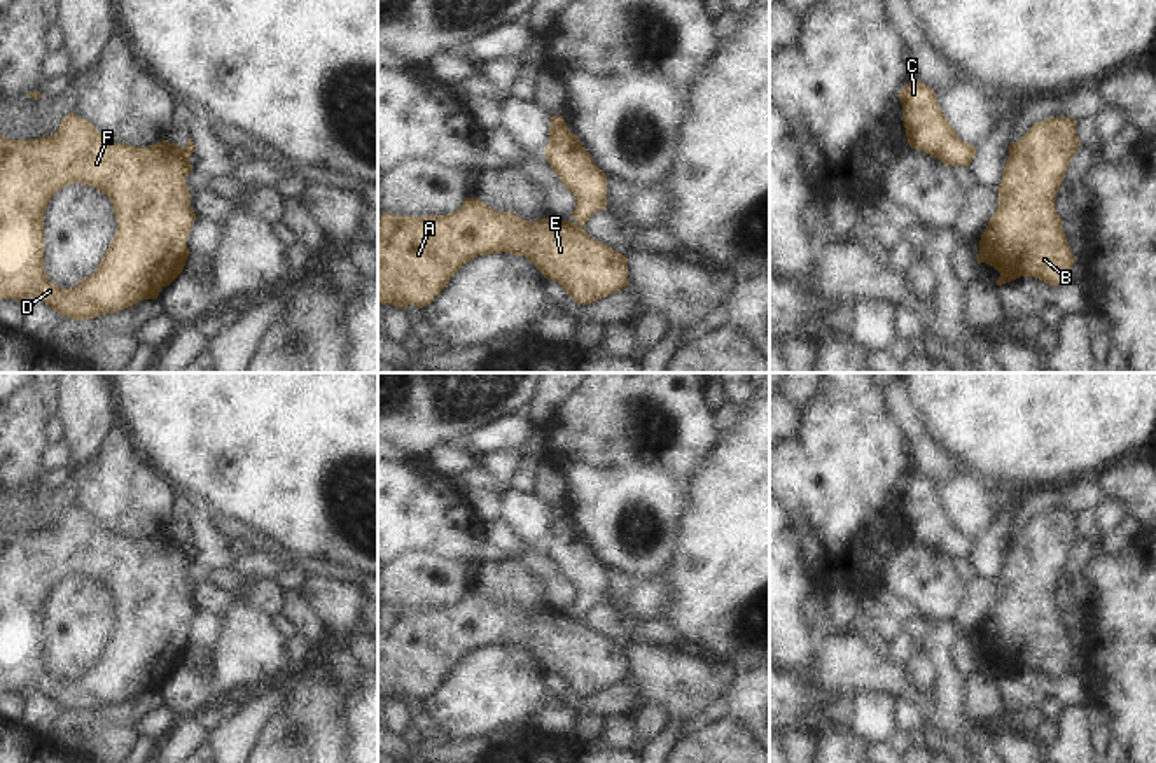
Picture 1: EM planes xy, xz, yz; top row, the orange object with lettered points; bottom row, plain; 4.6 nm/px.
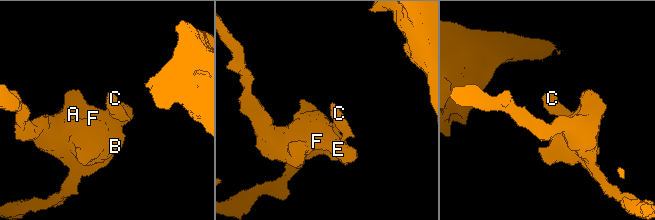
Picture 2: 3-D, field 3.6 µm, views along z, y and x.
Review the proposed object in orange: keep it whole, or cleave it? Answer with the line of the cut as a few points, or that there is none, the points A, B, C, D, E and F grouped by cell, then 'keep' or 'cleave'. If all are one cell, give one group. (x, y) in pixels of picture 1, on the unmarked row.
cut in xy along (172, 536), (177, 543), (189, 548); A B D E F / C; cleave

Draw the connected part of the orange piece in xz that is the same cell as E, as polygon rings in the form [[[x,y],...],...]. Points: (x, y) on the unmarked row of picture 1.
[[[467,590],[448,607],[383,604],[378,614],[378,693],[423,700],[477,648],[525,648],[577,695],[589,696],[628,677],[628,651],[612,639],[547,609],[528,614]]]

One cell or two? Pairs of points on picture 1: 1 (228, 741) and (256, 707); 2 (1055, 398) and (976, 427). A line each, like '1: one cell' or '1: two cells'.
1: one cell
2: one cell

